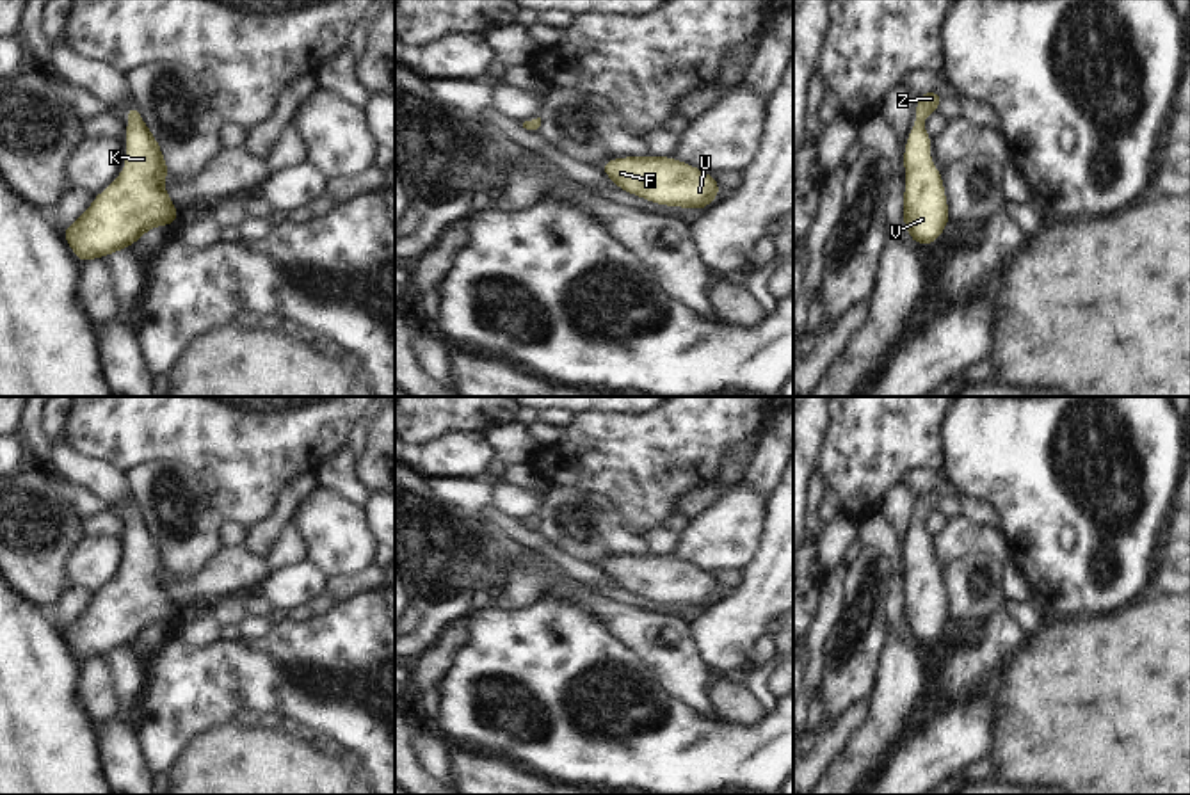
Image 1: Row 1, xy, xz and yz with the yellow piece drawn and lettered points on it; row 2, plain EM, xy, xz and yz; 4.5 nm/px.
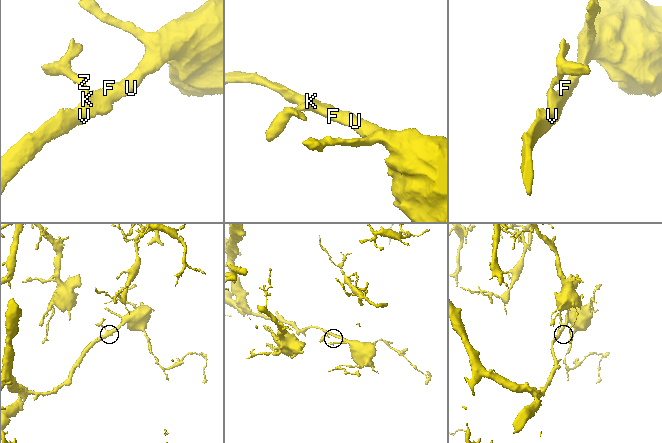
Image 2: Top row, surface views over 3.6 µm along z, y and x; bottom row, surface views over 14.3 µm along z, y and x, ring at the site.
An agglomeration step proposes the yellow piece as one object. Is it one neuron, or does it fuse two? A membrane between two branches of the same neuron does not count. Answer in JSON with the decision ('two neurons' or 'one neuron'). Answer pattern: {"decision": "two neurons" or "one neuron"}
{"decision": "one neuron"}

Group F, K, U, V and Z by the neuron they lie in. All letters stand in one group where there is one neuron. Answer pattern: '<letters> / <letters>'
F K U V Z

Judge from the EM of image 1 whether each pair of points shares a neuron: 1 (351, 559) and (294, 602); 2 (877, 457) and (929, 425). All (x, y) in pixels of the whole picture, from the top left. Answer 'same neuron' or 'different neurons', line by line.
1: different neurons
2: same neuron

